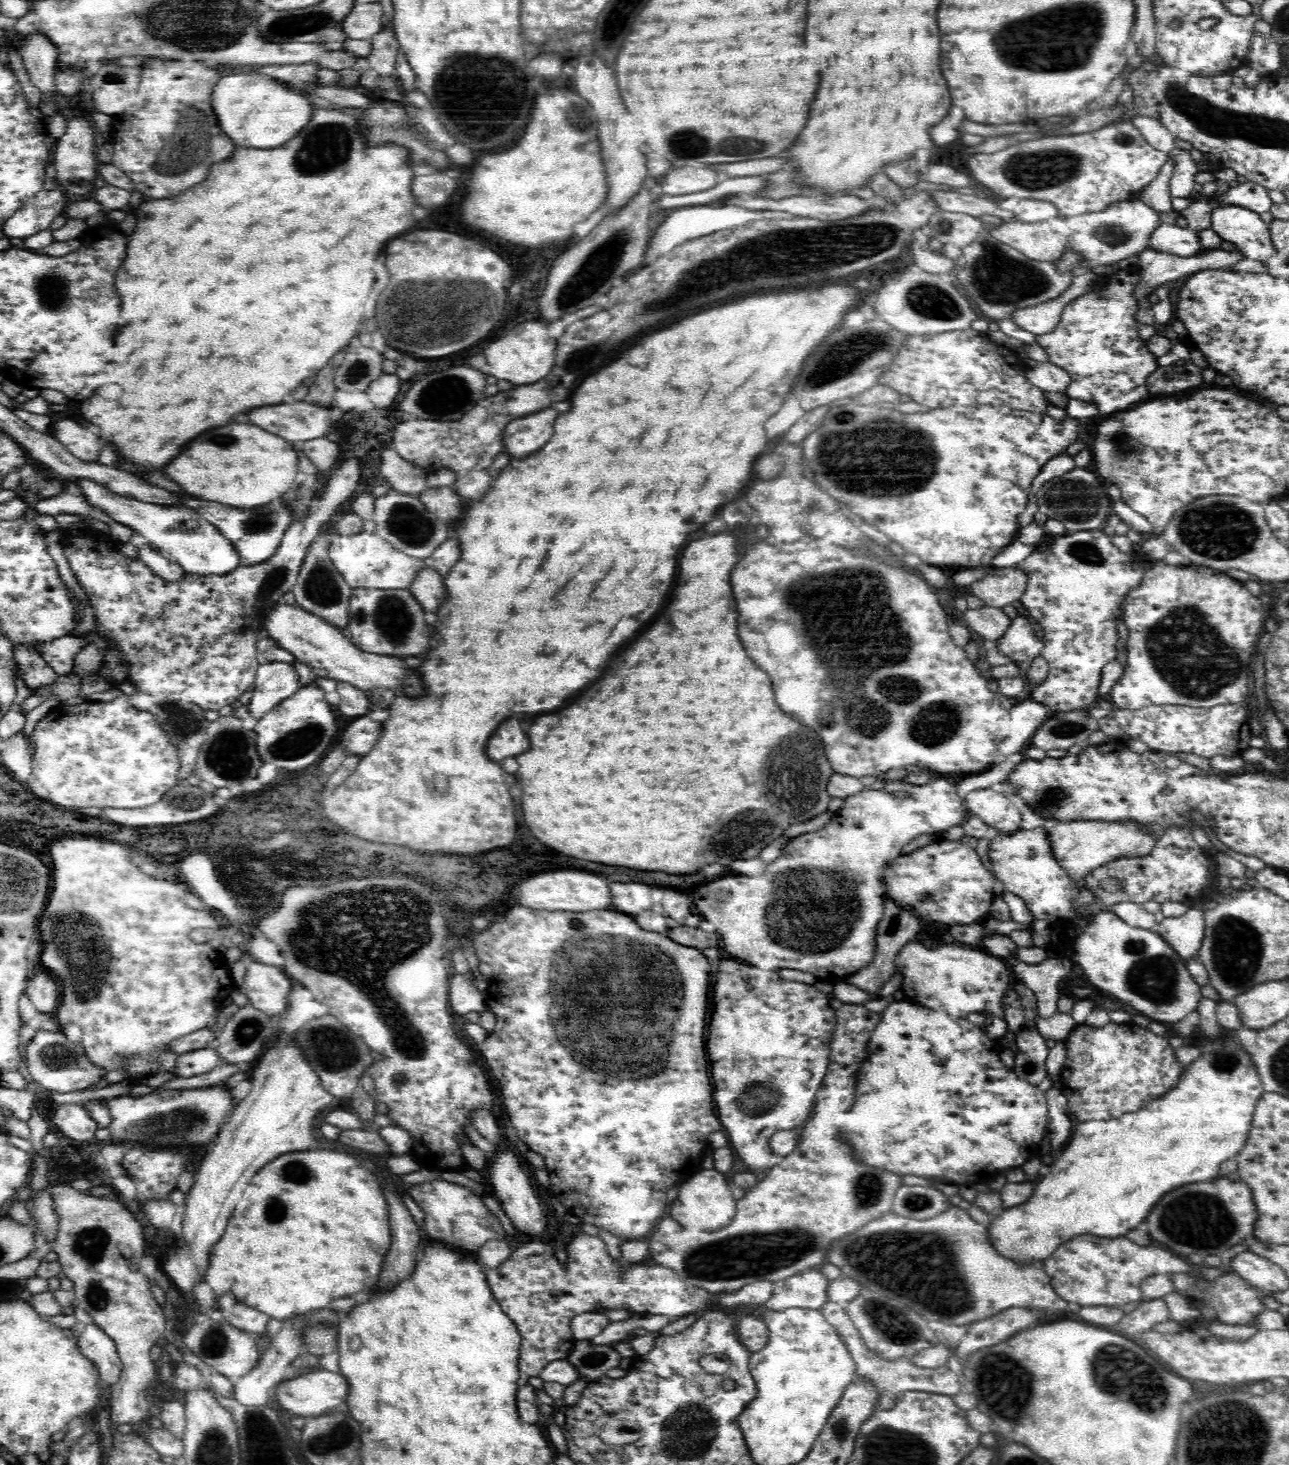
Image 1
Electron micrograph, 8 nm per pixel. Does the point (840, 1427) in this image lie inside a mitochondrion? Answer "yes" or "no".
yes

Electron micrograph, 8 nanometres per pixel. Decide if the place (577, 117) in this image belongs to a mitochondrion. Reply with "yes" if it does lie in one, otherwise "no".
yes

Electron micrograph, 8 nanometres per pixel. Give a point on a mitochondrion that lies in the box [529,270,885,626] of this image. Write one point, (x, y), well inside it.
(583, 358)

